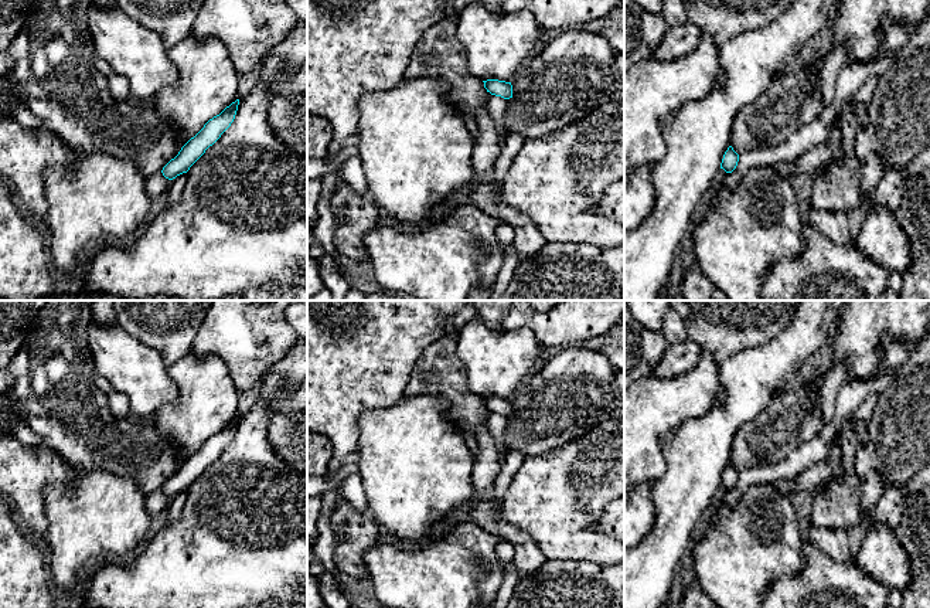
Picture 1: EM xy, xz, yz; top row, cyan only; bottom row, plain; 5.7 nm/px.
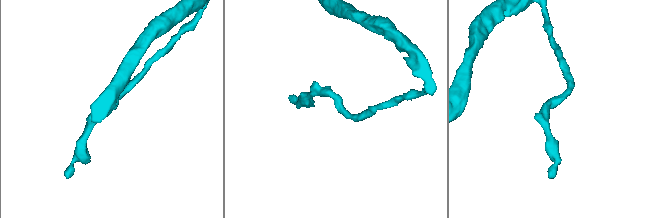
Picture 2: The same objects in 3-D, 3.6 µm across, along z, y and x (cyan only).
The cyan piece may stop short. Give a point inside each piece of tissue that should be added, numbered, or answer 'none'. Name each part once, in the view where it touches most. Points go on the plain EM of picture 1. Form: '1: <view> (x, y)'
none

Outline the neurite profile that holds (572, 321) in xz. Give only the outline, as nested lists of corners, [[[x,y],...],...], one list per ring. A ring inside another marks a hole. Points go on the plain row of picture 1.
[[[512,300],[504,330],[529,329],[541,347],[569,346],[602,336],[624,316],[624,300],[563,300],[542,312],[528,300]]]

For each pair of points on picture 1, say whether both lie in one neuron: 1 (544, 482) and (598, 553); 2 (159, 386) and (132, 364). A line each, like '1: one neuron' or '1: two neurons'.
1: one neuron
2: one neuron

